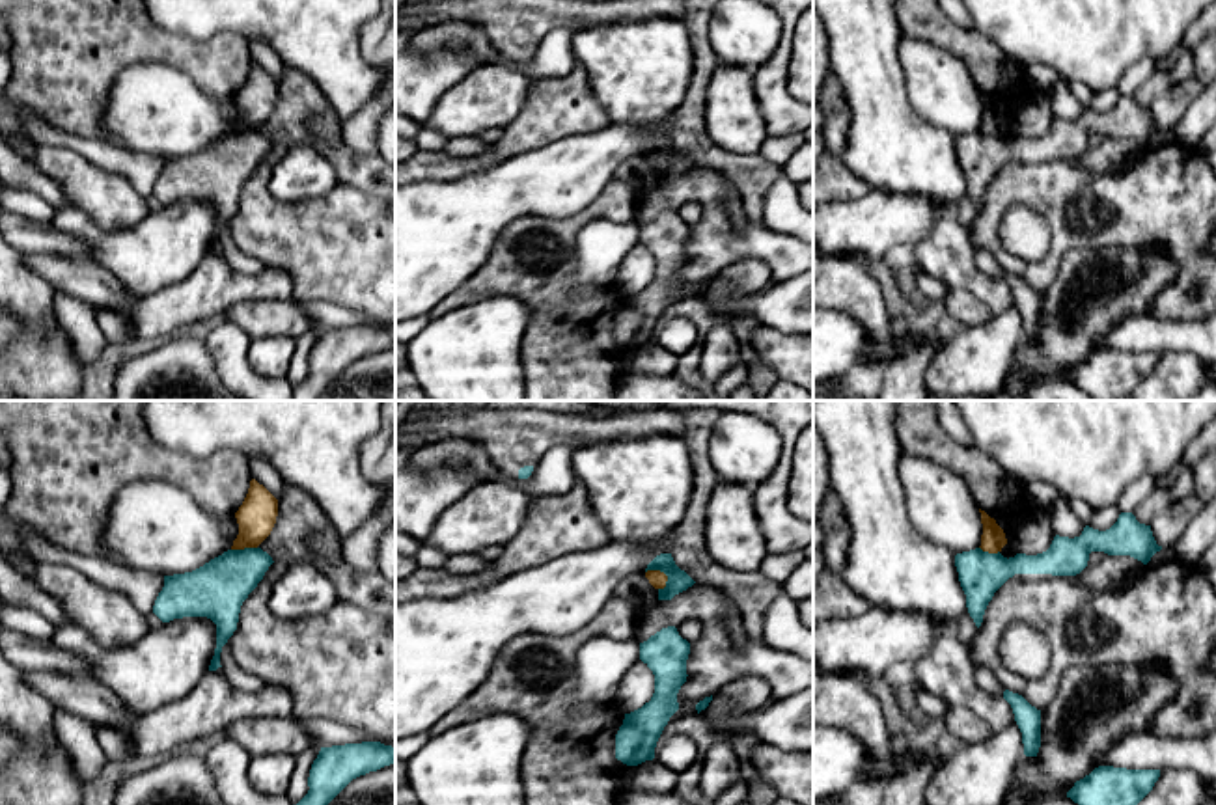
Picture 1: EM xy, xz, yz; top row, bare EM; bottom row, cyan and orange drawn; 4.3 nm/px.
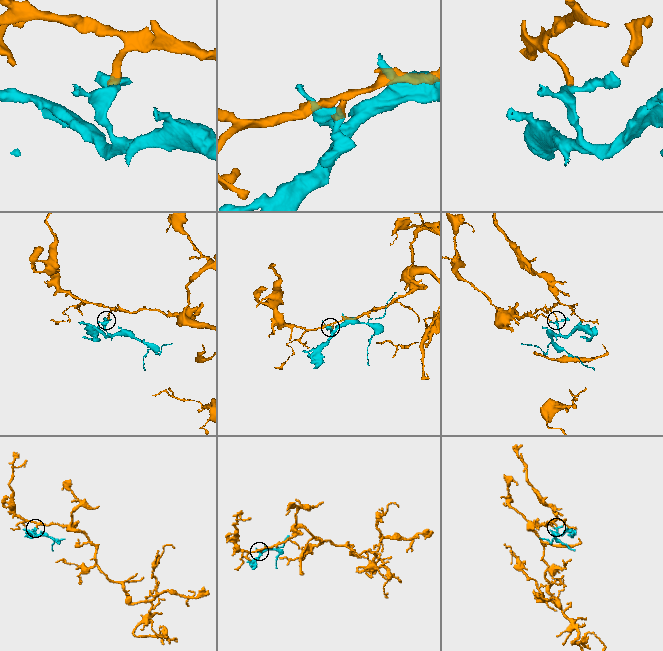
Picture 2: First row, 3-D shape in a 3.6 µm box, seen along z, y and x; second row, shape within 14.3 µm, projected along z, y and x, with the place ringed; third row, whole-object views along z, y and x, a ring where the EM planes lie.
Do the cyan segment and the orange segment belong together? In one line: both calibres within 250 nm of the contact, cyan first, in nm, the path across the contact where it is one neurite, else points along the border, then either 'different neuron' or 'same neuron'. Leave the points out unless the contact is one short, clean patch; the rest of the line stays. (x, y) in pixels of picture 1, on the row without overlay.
100 nm thick on the cyan side, 70 nm on the other; border along xz (646, 153), (661, 153), (666, 159), (666, 168); different neuron

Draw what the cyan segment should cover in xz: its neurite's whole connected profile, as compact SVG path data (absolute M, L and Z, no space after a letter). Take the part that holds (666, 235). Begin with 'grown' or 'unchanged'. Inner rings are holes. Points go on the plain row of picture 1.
unchanged | M675 209L662 211L640 225L640 242L655 257L655 276L642 291L625 296L615 317L615 341L638 348L655 341L656 324L670 300L679 293L677 276L686 265L690 225Z

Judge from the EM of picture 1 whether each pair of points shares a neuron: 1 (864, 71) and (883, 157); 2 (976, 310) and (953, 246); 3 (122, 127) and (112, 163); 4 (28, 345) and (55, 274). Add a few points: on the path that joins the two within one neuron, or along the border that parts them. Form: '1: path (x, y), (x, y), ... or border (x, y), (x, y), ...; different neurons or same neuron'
1: path (875, 92), (883, 136); same neuron
2: border (950, 287), (968, 291), (993, 315); different neurons
3: border (103, 138), (124, 148), (161, 155); different neurons
4: border (25, 256), (25, 261), (55, 289); different neurons

